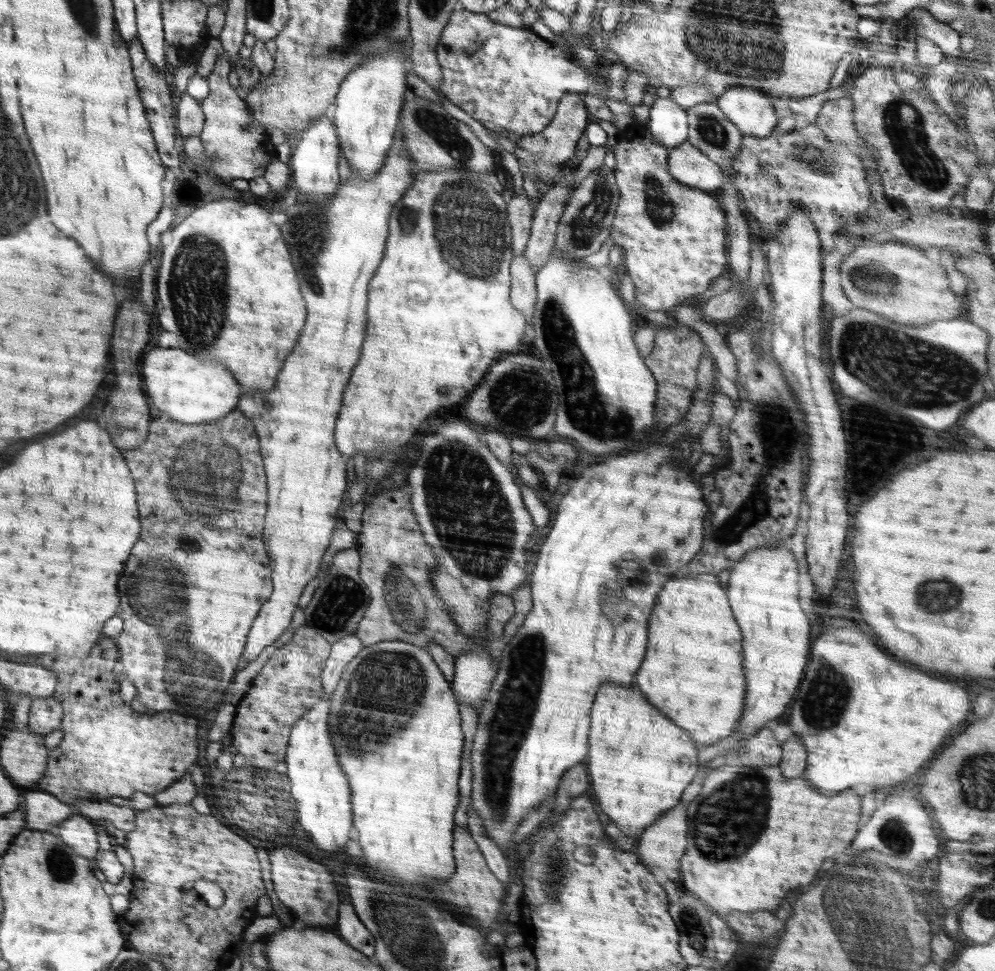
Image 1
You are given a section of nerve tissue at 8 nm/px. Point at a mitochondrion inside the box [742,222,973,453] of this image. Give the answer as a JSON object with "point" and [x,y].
{"point":[878,282]}

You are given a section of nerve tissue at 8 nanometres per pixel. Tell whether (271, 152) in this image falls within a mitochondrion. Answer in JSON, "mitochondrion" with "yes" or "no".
{"mitochondrion":"no"}

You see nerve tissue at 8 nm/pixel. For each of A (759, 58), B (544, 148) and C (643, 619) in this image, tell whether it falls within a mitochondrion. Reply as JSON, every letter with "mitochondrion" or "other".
{"A":"mitochondrion","B":"mitochondrion","C":"other"}

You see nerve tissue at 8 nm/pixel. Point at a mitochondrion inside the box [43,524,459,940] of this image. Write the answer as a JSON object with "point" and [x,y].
{"point":[179,642]}

